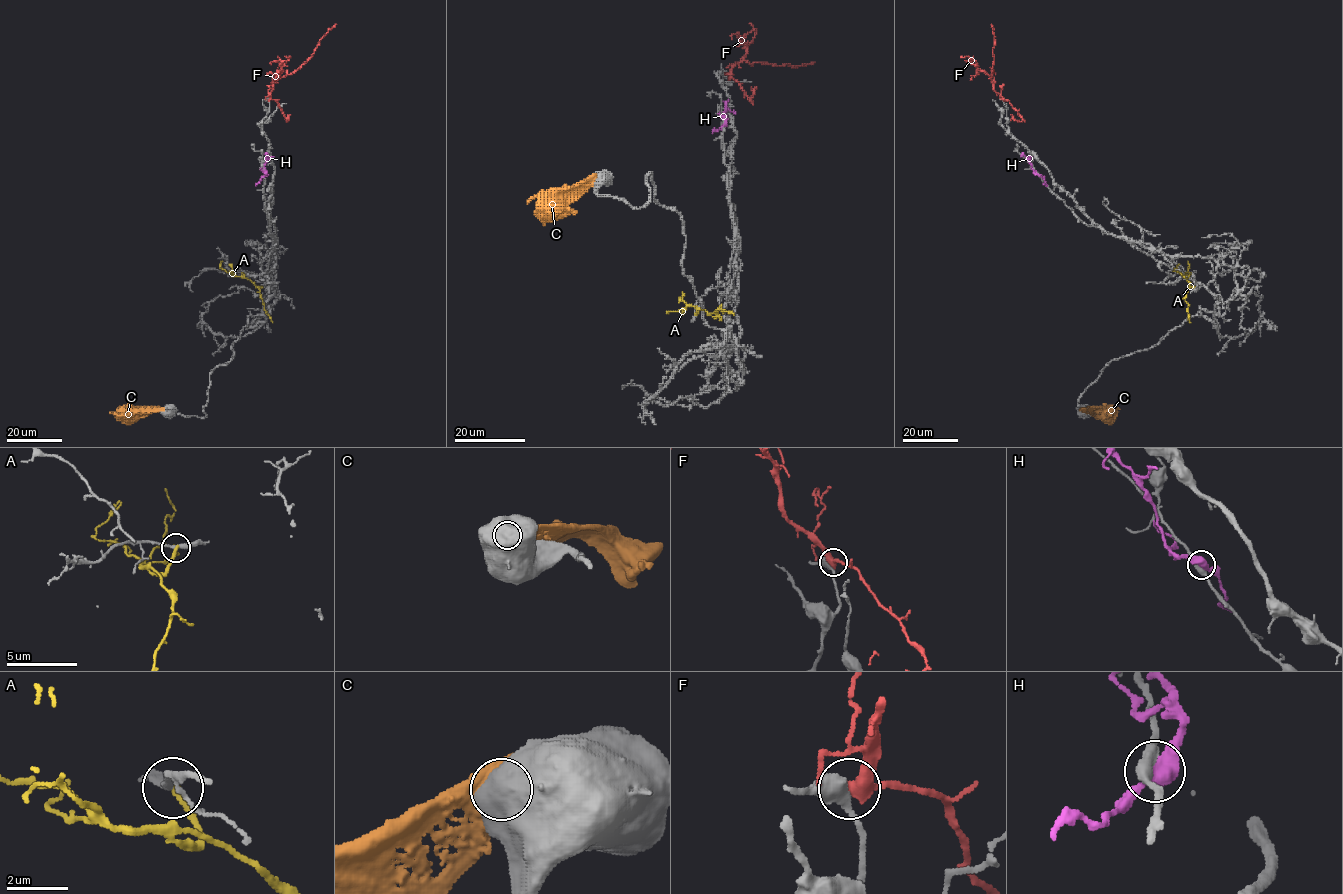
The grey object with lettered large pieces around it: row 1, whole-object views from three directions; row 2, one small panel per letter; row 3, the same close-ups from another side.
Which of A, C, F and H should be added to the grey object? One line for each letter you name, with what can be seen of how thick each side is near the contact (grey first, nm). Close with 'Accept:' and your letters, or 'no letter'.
Accept: no letter

